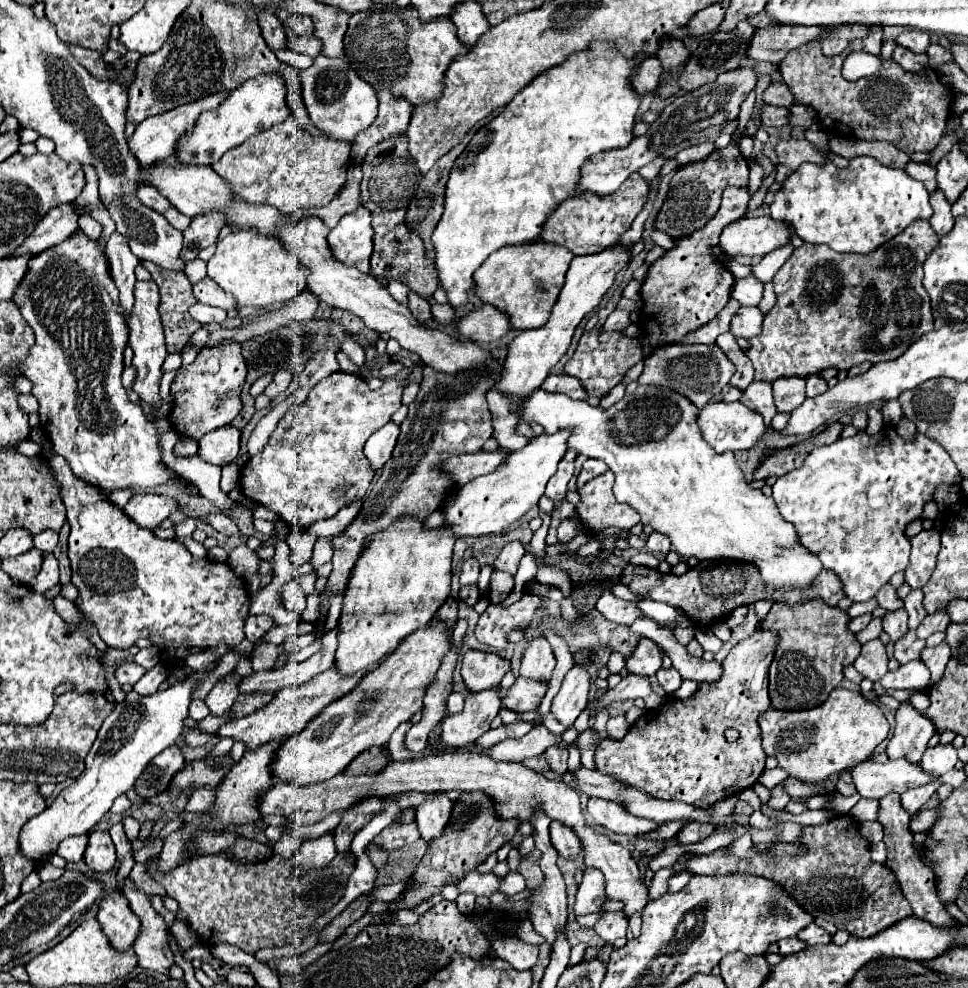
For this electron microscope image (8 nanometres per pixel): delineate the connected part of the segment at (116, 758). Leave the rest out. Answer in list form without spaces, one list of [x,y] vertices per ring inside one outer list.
[[[184,680],[152,696],[138,696],[136,692],[128,692],[126,700],[116,704],[116,710],[104,720],[98,738],[86,756],[84,772],[74,780],[72,786],[58,794],[54,804],[28,820],[28,824],[22,828],[20,846],[24,856],[42,862],[48,858],[46,852],[56,850],[56,846],[66,836],[88,834],[110,810],[112,802],[134,786],[146,764],[180,738],[184,730],[182,720],[188,716],[188,706],[192,702],[190,694],[194,688],[196,682]]]

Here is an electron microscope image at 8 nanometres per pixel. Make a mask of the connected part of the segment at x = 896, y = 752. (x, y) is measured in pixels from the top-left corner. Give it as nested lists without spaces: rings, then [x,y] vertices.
[[[902,702],[896,712],[896,728],[888,742],[886,754],[890,760],[906,758],[912,764],[920,764],[928,740],[934,736],[934,724],[908,702]]]

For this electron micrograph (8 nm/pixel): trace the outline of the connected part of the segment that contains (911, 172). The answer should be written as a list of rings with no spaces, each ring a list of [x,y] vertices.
[[[910,160],[910,164],[906,164],[904,170],[906,170],[906,174],[908,174],[910,178],[920,180],[930,194],[936,190],[936,180],[934,180],[936,168],[928,166],[928,164],[918,164],[918,162],[912,162],[912,160]]]

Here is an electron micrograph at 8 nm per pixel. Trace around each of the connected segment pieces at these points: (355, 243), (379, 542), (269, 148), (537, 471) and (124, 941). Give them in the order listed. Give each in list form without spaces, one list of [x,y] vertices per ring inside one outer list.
[[[358,208],[346,214],[334,230],[328,234],[328,244],[336,260],[358,268],[360,272],[370,272],[372,256],[372,226],[366,208]]]
[[[402,516],[400,520],[392,522],[386,530],[376,532],[366,540],[366,548],[362,550],[358,562],[350,572],[350,580],[346,584],[344,608],[338,620],[338,650],[336,650],[336,664],[342,674],[354,674],[356,670],[364,670],[370,664],[378,664],[398,648],[400,638],[408,636],[410,632],[426,626],[436,610],[448,600],[450,596],[450,570],[452,570],[452,550],[456,536],[448,528],[434,528],[426,530],[424,520]]]
[[[288,116],[280,124],[274,124],[270,130],[252,136],[250,140],[242,142],[238,148],[226,152],[226,156],[222,156],[222,160],[218,160],[212,166],[212,170],[230,184],[238,200],[250,204],[270,204],[280,212],[294,212],[298,208],[316,208],[328,204],[346,182],[348,166],[350,166],[350,144],[330,138],[314,138],[308,132],[300,130],[294,124],[294,118]]]
[[[560,430],[556,434],[540,434],[532,438],[522,450],[510,452],[506,460],[498,466],[498,470],[462,486],[456,494],[456,500],[444,508],[446,518],[450,522],[448,528],[454,534],[462,532],[456,536],[484,536],[500,532],[508,528],[512,522],[516,522],[524,512],[538,504],[540,496],[544,494],[546,482],[556,472],[558,462],[564,458],[568,450],[570,434],[570,430]]]
[[[108,890],[98,906],[98,922],[104,928],[104,934],[110,938],[116,950],[132,948],[132,942],[138,936],[138,916],[126,904],[126,898],[118,890]]]

